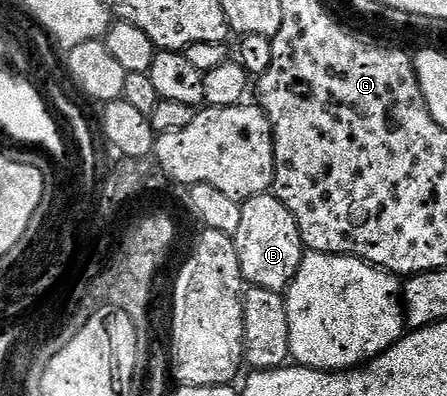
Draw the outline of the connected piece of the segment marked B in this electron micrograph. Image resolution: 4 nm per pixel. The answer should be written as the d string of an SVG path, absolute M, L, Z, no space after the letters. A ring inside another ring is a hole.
M275 194L250 197L240 204L242 222L238 225L238 233L234 237L238 249L238 265L242 265L242 277L245 284L271 291L287 292L294 281L294 273L298 273L298 265L302 265L306 248L298 233L298 225L277 199Z

